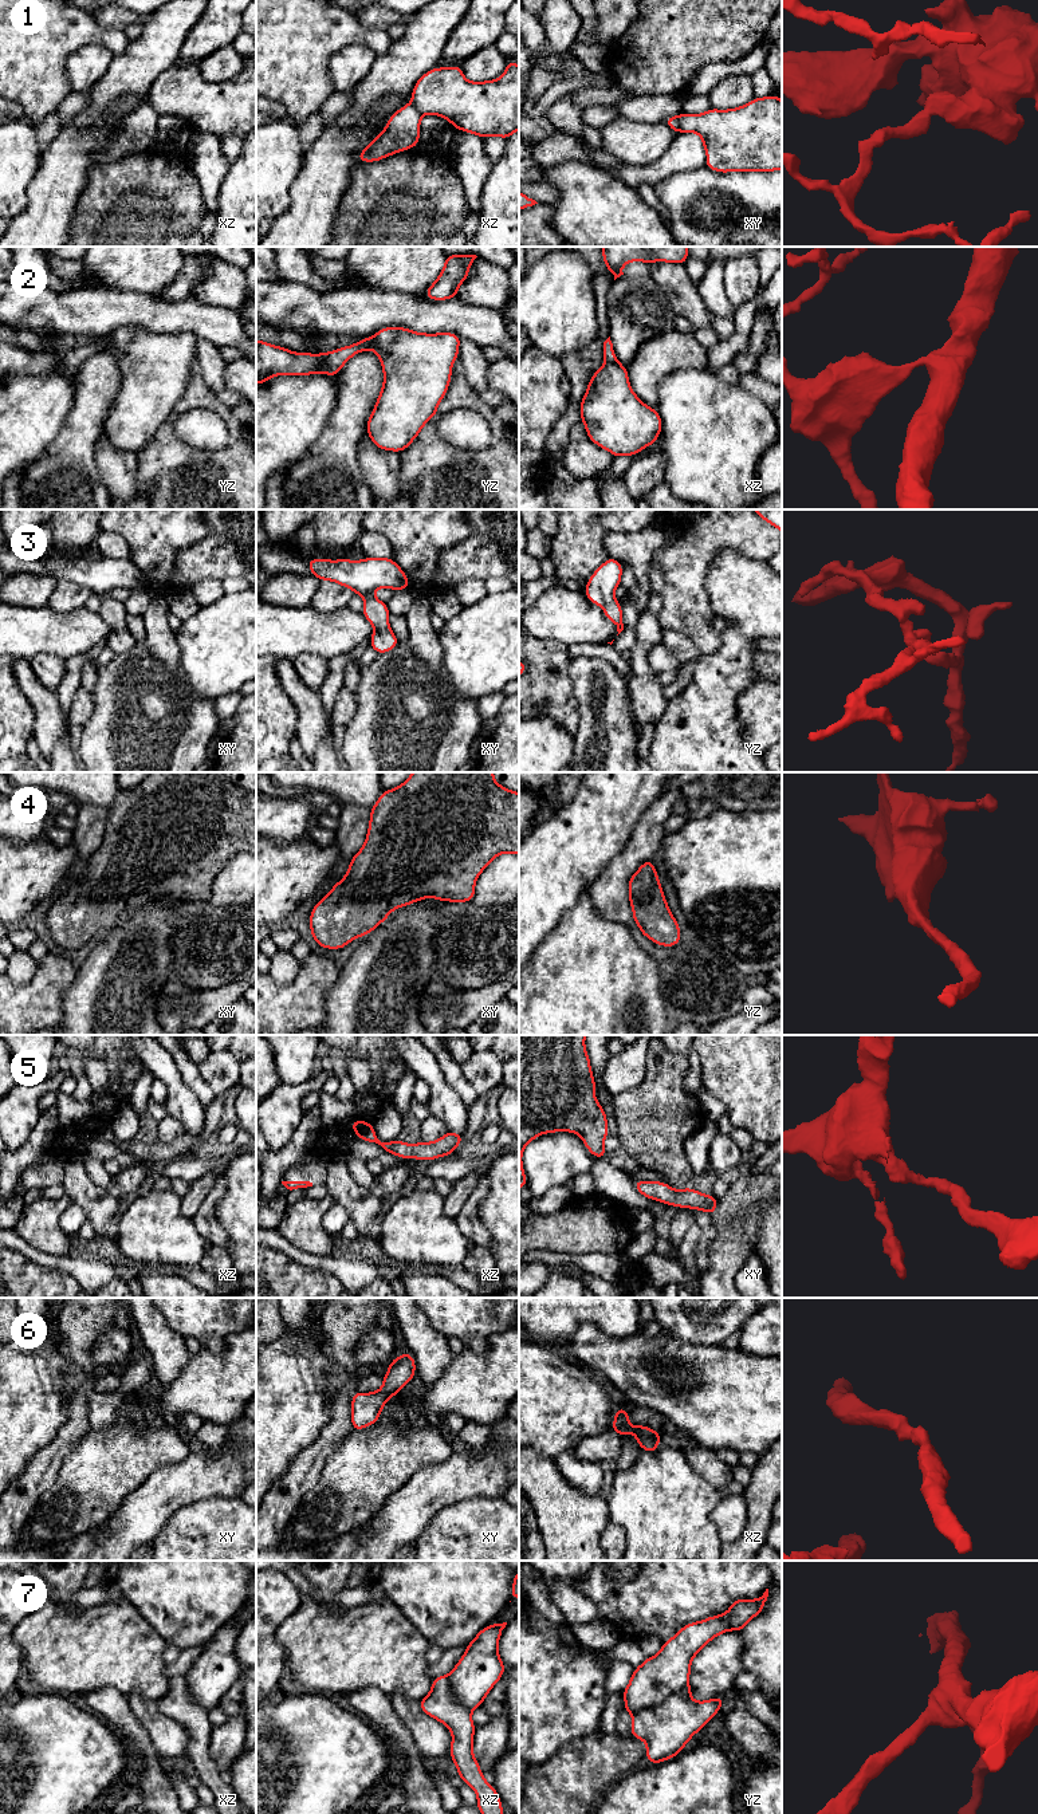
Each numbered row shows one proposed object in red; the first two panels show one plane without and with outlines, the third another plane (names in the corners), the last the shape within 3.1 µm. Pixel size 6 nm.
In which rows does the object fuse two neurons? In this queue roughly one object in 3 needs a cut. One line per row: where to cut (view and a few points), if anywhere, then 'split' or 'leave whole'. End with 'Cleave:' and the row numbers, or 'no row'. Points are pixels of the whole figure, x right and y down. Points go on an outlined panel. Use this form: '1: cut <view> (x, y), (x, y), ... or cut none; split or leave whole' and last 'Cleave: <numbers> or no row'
1: cut xy (677, 115), (680, 130); split
2: cut xz (616, 359), (605, 364); split
3: cut none; leave whole
4: cut none; leave whole
5: cut none; leave whole
6: cut none; leave whole
7: cut yz (687, 1684), (660, 1703), (632, 1715); split
Cleave: 1, 2, 7

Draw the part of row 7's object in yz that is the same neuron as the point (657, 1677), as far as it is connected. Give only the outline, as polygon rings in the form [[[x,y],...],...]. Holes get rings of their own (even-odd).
[[[768,1589],[758,1599],[735,1599],[727,1613],[689,1622],[664,1641],[656,1656],[646,1657],[634,1668],[628,1687],[622,1691],[624,1711],[634,1715],[661,1704],[676,1692],[683,1692],[689,1683],[693,1657],[716,1636],[730,1630],[742,1632],[764,1610],[767,1597]]]

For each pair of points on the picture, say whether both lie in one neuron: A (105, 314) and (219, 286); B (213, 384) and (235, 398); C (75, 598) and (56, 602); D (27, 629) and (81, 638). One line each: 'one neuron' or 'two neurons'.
A: two neurons
B: two neurons
C: one neuron
D: one neuron

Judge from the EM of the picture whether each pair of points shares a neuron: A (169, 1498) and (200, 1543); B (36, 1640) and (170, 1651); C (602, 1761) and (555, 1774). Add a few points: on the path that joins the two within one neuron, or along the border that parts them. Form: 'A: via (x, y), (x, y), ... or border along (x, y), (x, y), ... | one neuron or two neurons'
A: border along (207, 1498), (183, 1506), (157, 1534) | two neurons
B: border along (168, 1643), (164, 1651), (165, 1663) | two neurons
C: via (590, 1766), (578, 1774), (567, 1774) | one neuron

